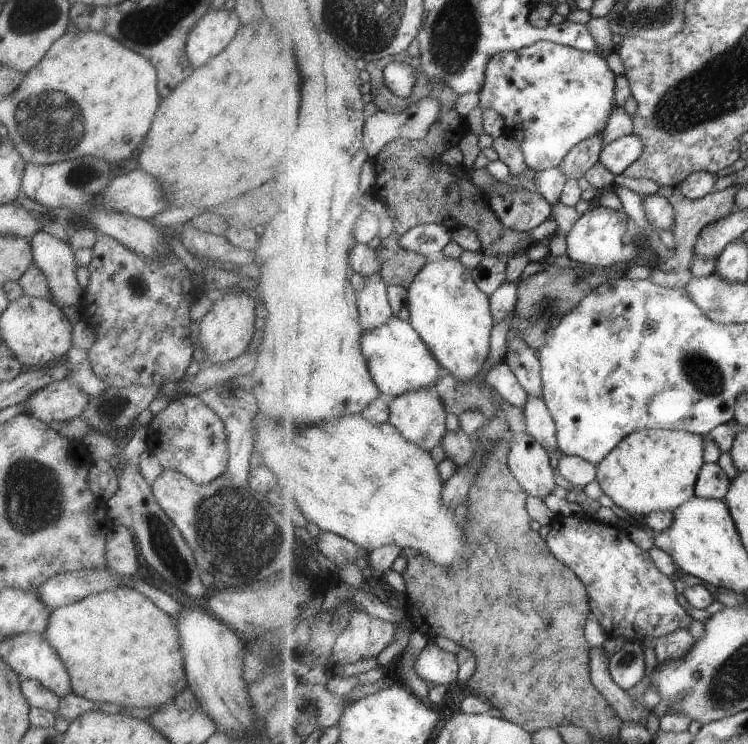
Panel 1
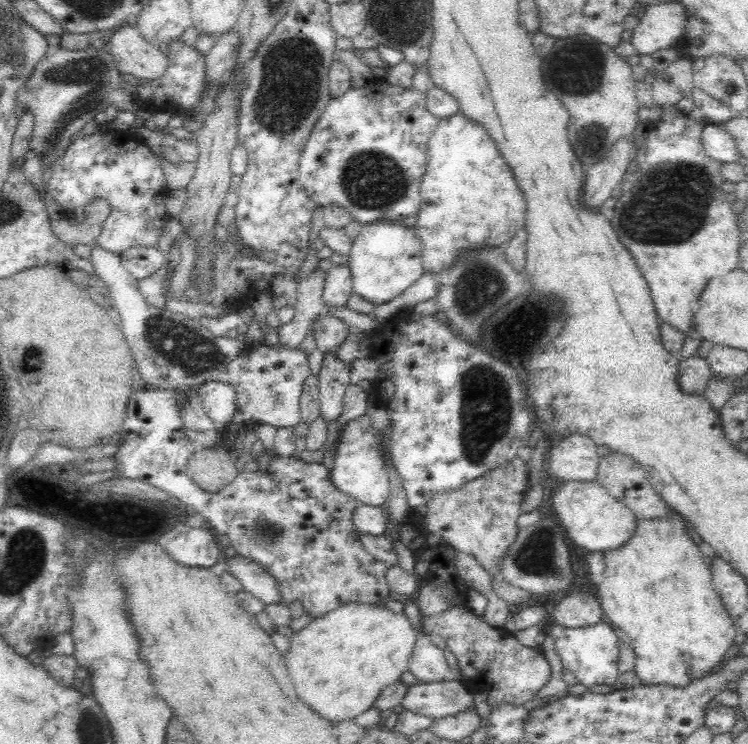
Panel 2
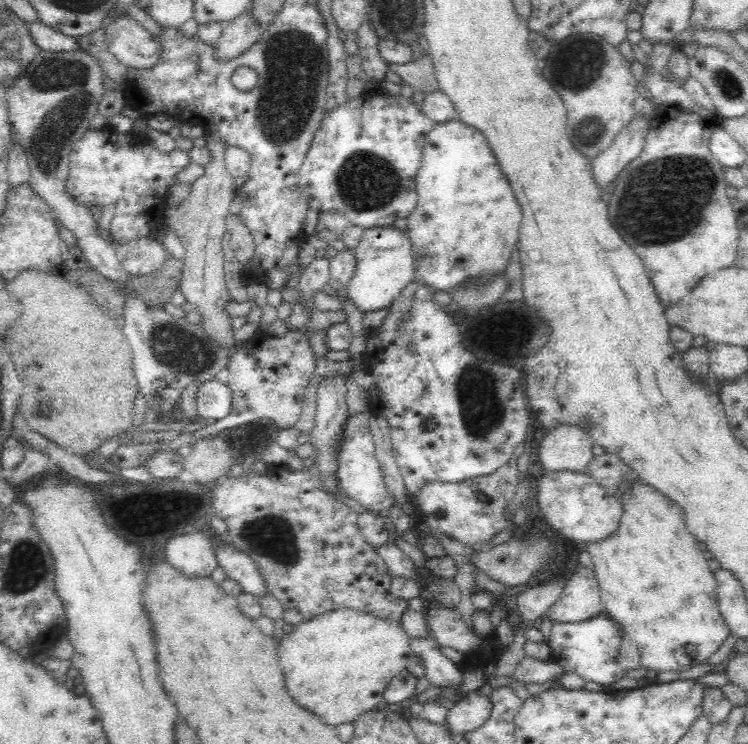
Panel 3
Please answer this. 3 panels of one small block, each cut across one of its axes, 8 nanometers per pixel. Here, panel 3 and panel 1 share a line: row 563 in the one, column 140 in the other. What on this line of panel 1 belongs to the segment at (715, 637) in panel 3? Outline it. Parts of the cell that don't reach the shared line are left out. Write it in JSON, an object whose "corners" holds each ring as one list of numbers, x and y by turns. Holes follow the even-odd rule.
{"corners":[[114,587,92,593,71,605,51,610,43,637,64,665,72,693,91,702,147,708,159,703,164,705,187,687,172,618,159,610,151,600,129,587]]}

